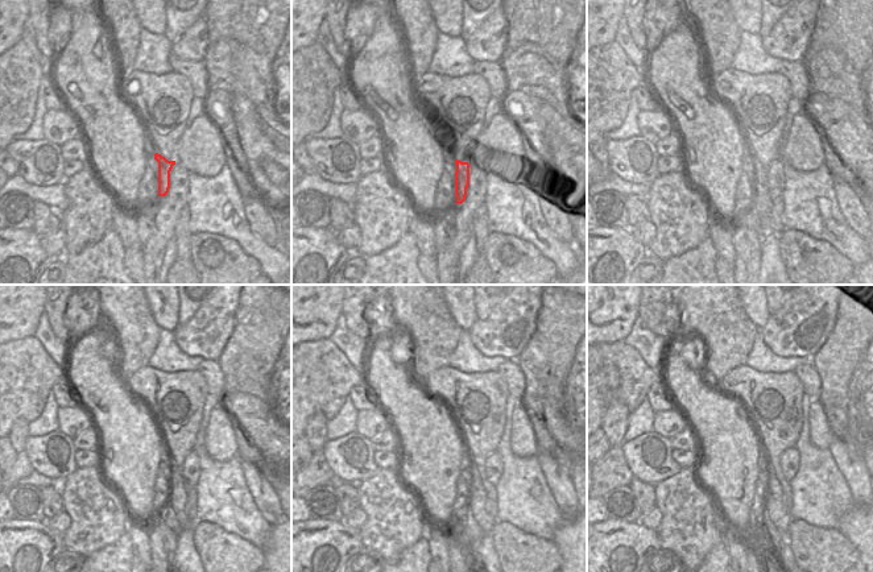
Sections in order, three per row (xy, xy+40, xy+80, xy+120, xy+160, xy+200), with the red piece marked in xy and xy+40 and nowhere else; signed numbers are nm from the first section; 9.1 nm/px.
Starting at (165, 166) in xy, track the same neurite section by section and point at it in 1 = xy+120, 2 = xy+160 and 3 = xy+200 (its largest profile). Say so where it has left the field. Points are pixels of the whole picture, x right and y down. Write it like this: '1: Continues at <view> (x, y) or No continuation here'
1: Continues at xy+120 (176, 480)
2: Continues at xy+160 (476, 502)
3: Continues at xy+200 (777, 513)

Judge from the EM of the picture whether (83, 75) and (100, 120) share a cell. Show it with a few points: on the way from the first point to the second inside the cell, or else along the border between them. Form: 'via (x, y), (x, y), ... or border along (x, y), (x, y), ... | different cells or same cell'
via (89, 86), (100, 110) | same cell

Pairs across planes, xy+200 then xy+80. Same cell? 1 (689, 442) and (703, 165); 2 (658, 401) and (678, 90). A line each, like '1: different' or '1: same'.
1: different
2: different

